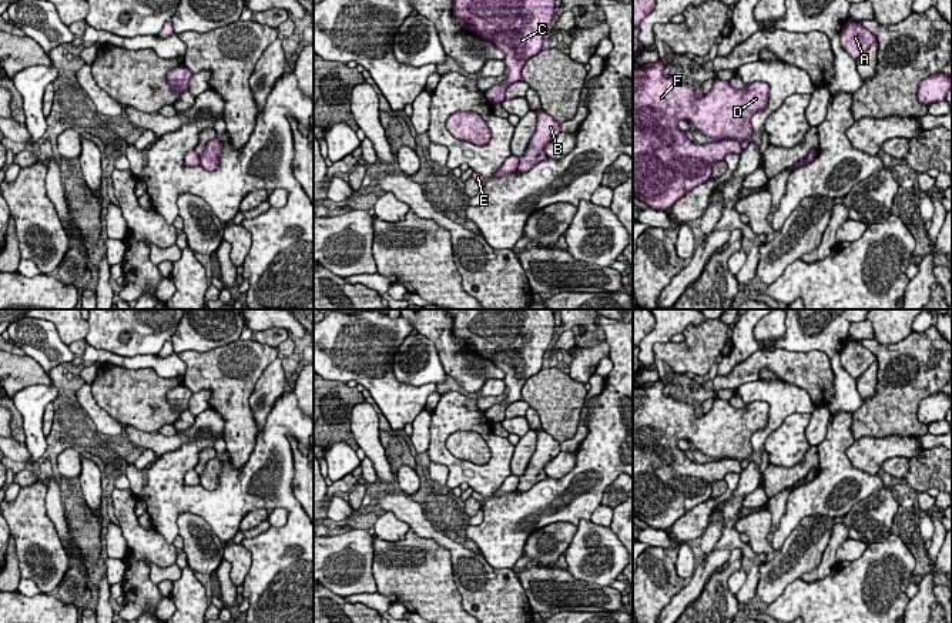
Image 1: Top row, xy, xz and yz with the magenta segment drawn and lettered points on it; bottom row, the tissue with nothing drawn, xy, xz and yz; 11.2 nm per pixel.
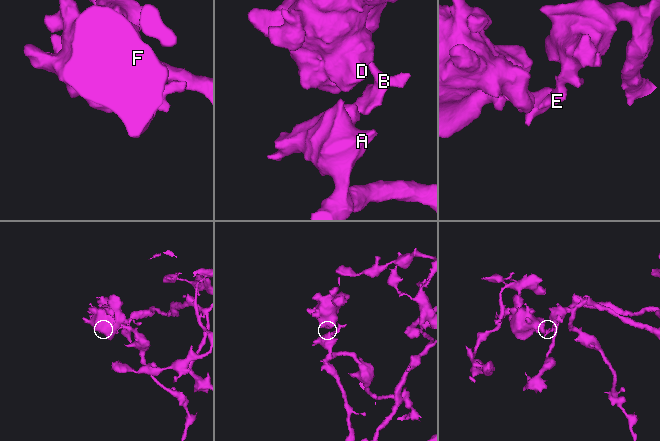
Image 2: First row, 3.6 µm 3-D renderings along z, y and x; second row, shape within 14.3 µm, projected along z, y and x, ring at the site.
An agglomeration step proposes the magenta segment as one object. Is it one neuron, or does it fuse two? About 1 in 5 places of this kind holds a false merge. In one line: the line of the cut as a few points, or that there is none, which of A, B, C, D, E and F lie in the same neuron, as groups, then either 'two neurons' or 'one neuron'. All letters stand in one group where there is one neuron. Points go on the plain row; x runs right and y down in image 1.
cut in xz along (520, 479), (516, 489); A E / B C D F; two neurons

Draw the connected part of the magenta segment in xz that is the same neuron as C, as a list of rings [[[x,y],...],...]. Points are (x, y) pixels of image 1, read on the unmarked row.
[[[446,309],[446,312],[453,318],[453,335],[456,341],[482,358],[489,359],[505,372],[506,401],[485,411],[489,421],[500,423],[506,419],[506,408],[522,401],[522,388],[526,381],[543,369],[543,355],[554,334],[554,314],[552,309]]]

